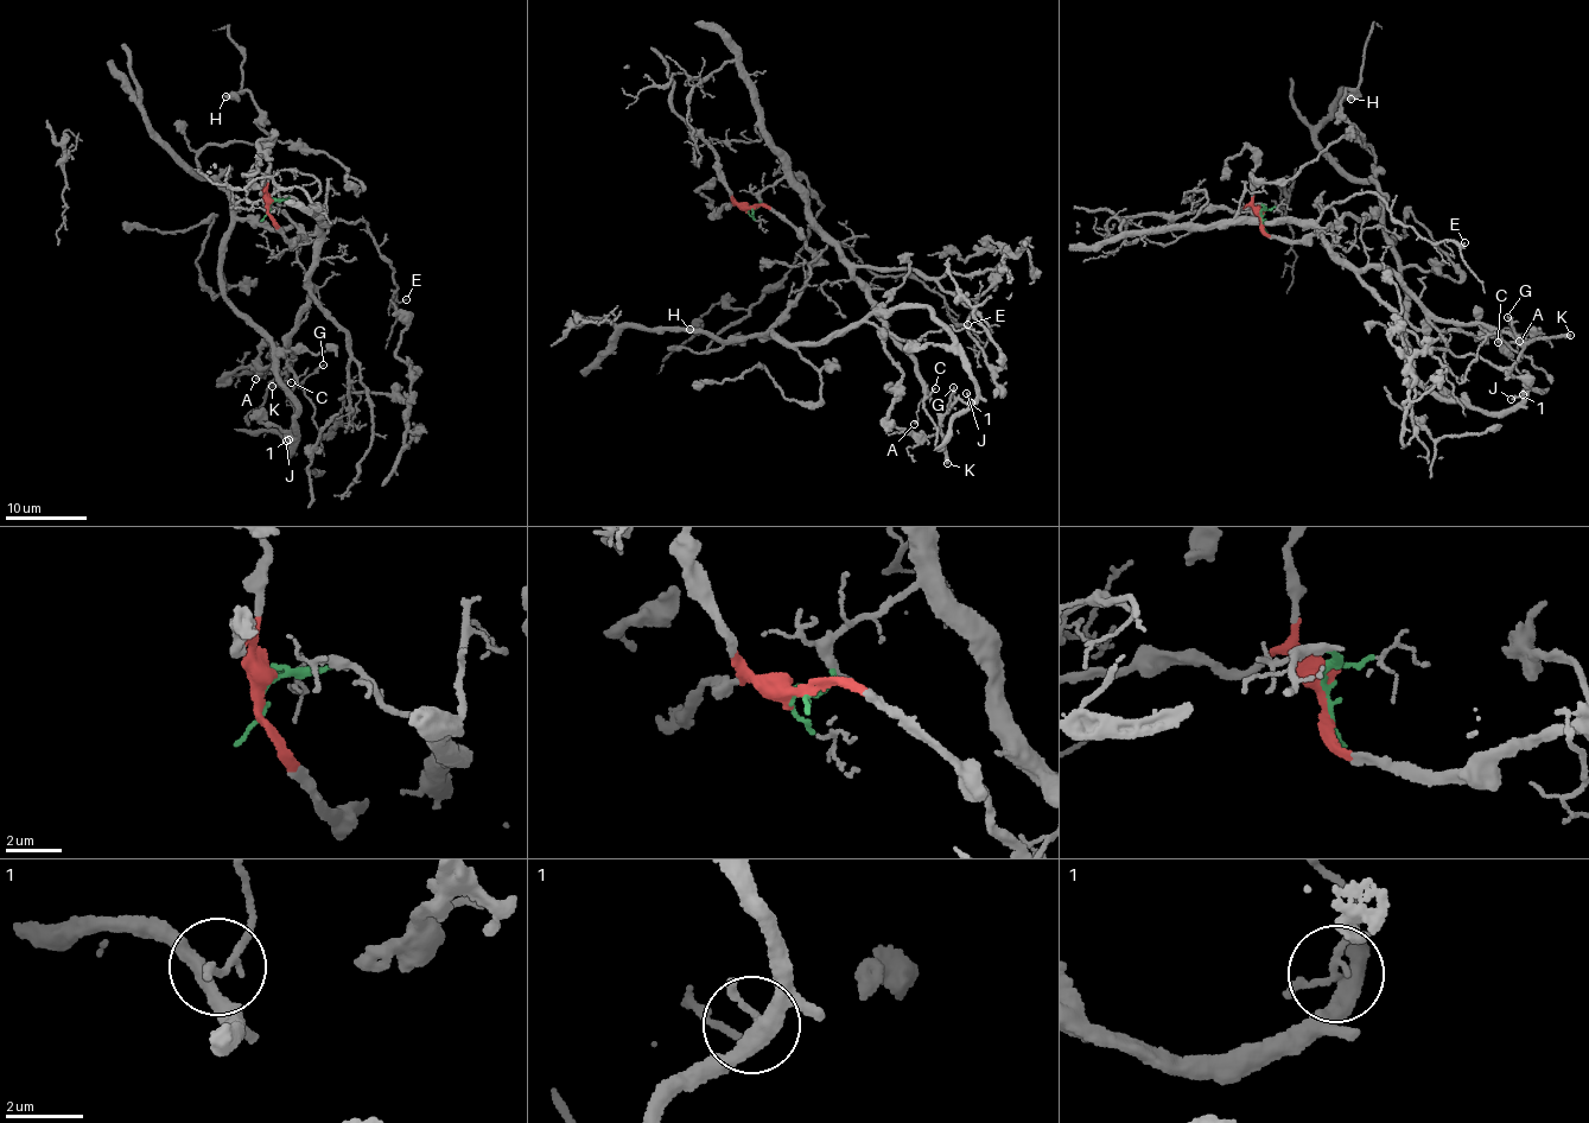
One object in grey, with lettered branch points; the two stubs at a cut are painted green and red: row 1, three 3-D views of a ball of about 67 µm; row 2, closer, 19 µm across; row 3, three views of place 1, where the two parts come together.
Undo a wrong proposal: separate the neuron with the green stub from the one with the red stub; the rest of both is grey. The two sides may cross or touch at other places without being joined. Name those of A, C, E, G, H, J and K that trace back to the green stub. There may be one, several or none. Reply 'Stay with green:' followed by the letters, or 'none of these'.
Stay with green: A, C, E, G, J, K

